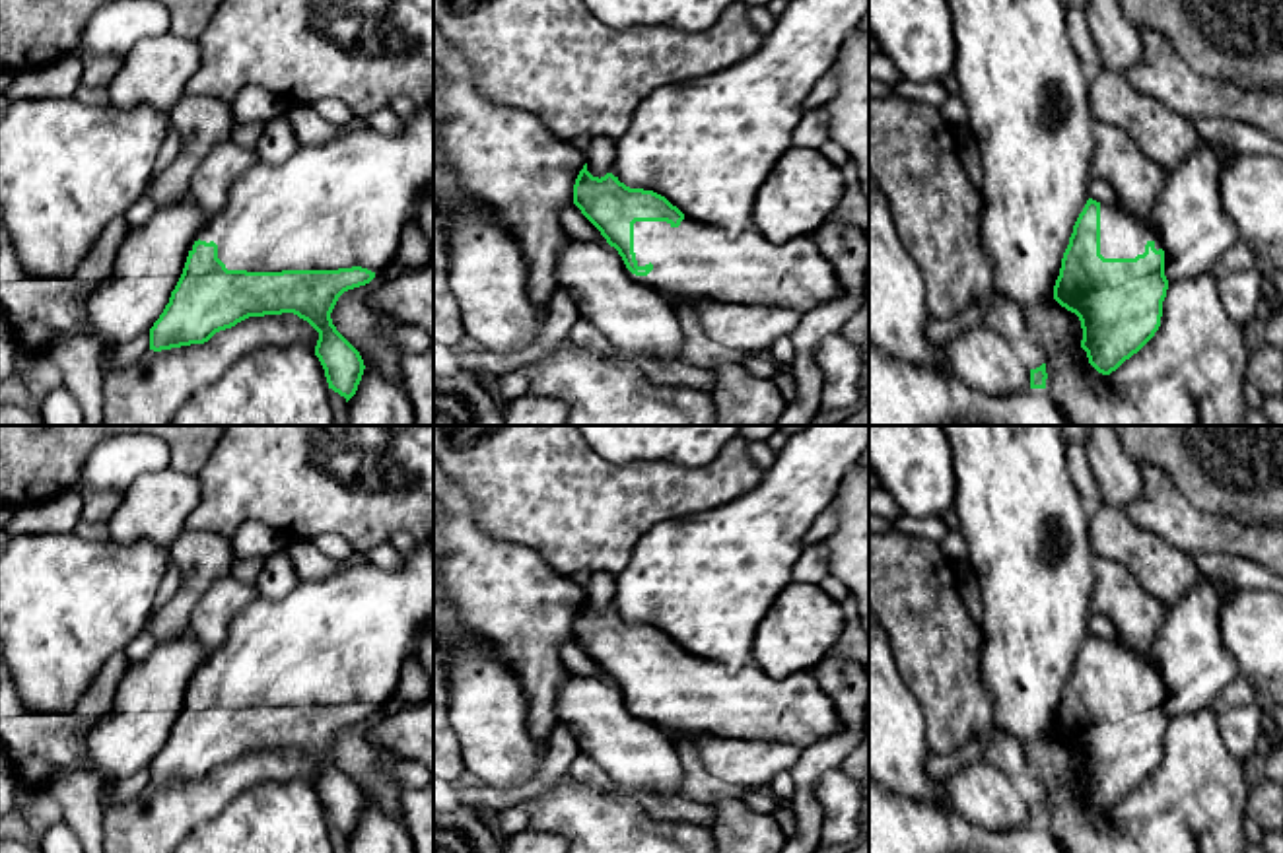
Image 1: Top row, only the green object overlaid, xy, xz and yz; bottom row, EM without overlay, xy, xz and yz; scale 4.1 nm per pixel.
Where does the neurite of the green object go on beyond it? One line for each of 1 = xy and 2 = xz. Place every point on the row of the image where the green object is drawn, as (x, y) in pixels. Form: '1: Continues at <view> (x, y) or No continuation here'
1: Continues at xy (337, 204)
2: Continues at xz (694, 259)

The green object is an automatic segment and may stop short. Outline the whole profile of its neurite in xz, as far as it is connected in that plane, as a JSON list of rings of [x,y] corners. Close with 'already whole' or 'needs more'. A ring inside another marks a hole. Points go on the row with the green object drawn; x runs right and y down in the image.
[[[587,163],[575,179],[573,204],[618,251],[634,282],[671,299],[706,295],[743,305],[783,307],[803,317],[846,291],[834,266],[818,253],[811,237],[774,245],[754,227],[745,229],[739,237],[727,237],[719,227],[686,218],[653,190],[630,188],[612,173],[593,177]]] | needs more

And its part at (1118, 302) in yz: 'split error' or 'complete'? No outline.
split error

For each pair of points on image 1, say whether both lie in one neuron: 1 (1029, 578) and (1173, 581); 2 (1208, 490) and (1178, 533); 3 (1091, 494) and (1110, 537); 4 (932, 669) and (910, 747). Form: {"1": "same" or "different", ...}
{"1": "different", "2": "different", "3": "different", "4": "different"}

